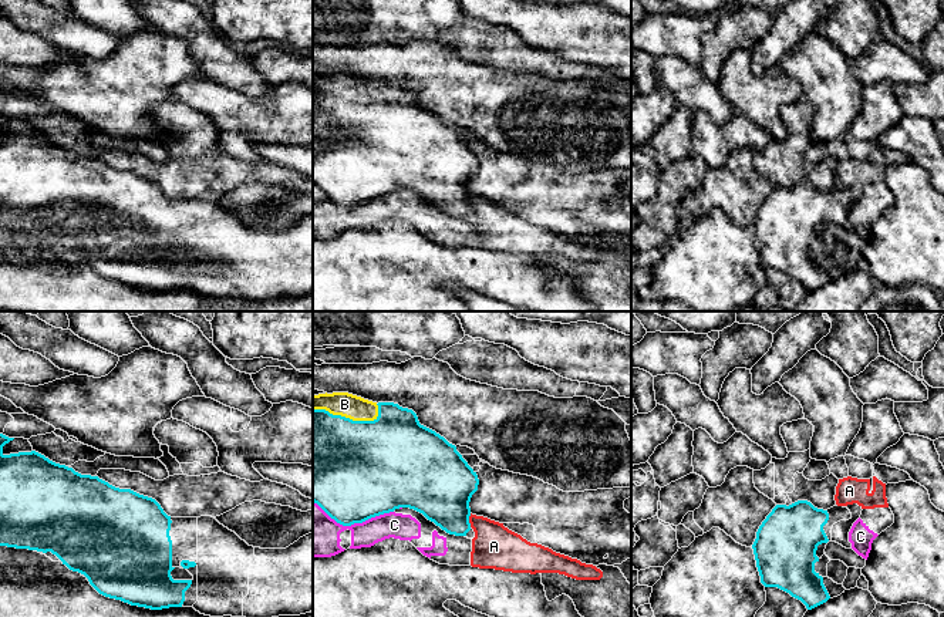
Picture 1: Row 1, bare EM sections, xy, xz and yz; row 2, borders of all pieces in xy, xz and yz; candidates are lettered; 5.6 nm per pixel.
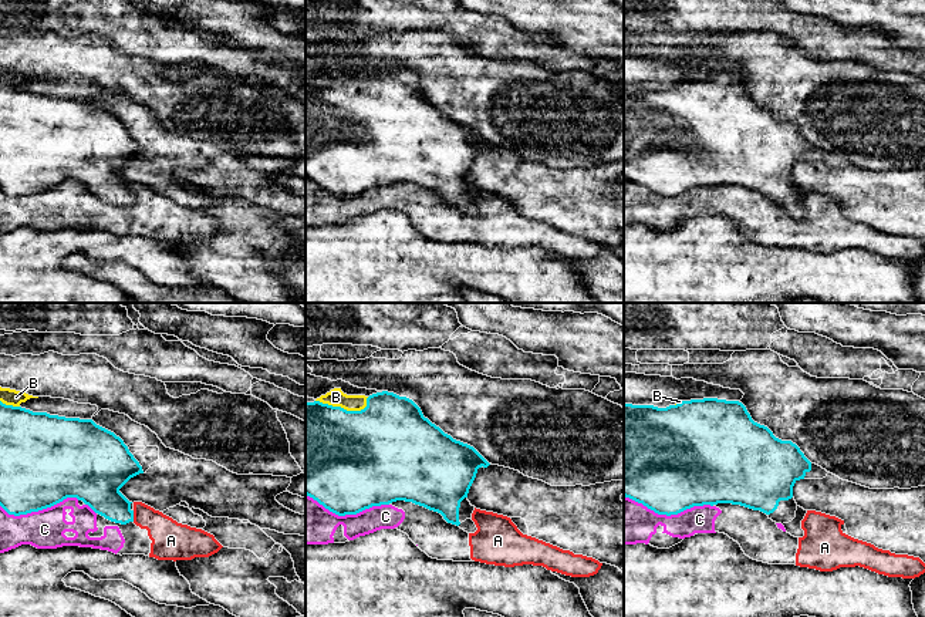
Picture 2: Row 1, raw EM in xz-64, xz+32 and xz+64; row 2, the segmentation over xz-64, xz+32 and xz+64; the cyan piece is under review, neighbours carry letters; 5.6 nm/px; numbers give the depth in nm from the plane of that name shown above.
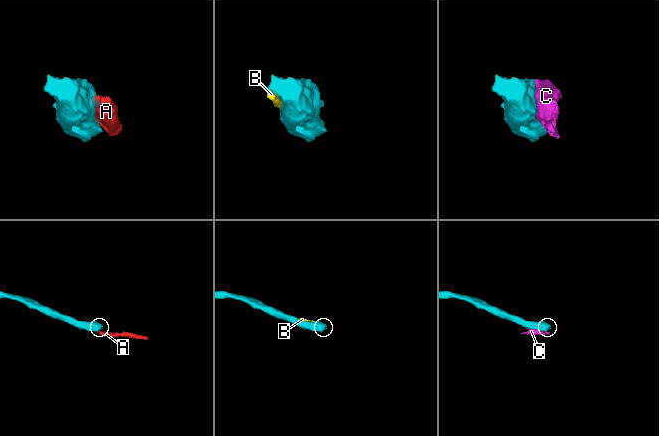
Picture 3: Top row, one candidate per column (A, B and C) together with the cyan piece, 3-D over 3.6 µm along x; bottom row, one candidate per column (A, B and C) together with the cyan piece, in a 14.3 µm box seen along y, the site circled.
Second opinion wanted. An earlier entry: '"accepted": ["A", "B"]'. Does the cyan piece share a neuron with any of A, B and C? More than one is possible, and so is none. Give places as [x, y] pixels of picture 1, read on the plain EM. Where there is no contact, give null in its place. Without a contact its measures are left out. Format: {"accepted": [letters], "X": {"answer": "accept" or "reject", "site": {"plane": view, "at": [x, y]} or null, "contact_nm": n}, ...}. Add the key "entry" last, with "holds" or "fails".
{"accepted": ["B"], "A": {"answer": "reject", "site": {"plane": "xz", "at": [468, 202]}, "contact_nm": 80}, "B": {"answer": "accept", "site": {"plane": "xz", "at": [344, 98]}, "contact_nm": 380}, "C": {"answer": "reject", "site": {"plane": "xz", "at": [353, 205]}, "contact_nm": 460}, "entry": "fails"}

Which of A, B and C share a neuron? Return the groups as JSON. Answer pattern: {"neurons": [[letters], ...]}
{"neurons": [["A", "C"], ["B"]]}

